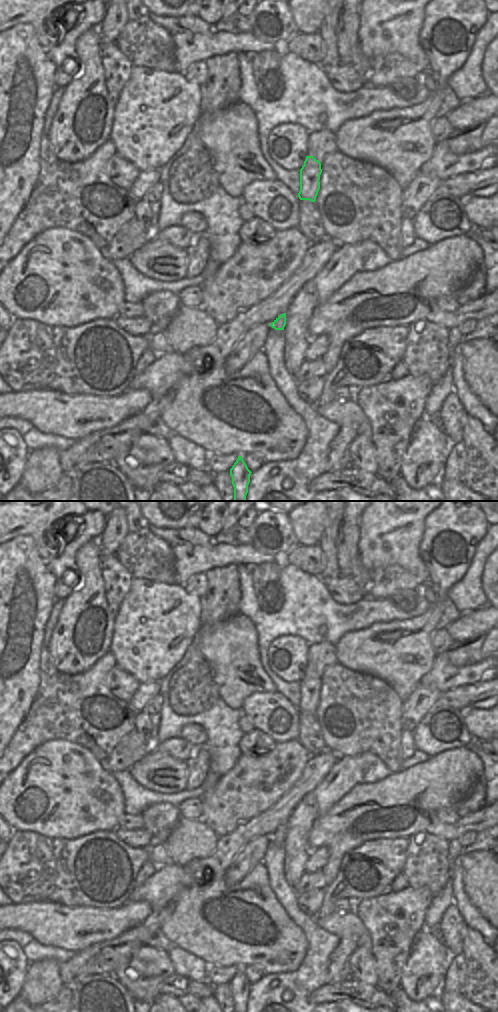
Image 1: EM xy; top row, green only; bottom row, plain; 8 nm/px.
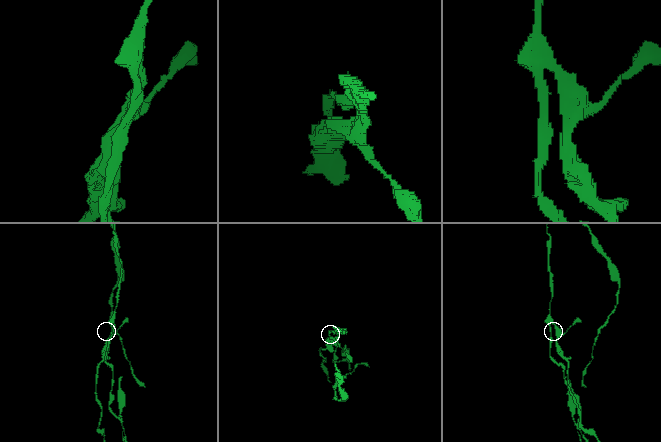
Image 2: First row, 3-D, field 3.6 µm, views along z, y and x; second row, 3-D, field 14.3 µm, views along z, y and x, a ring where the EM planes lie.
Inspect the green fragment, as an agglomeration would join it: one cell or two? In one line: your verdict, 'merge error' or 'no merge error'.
merge error

